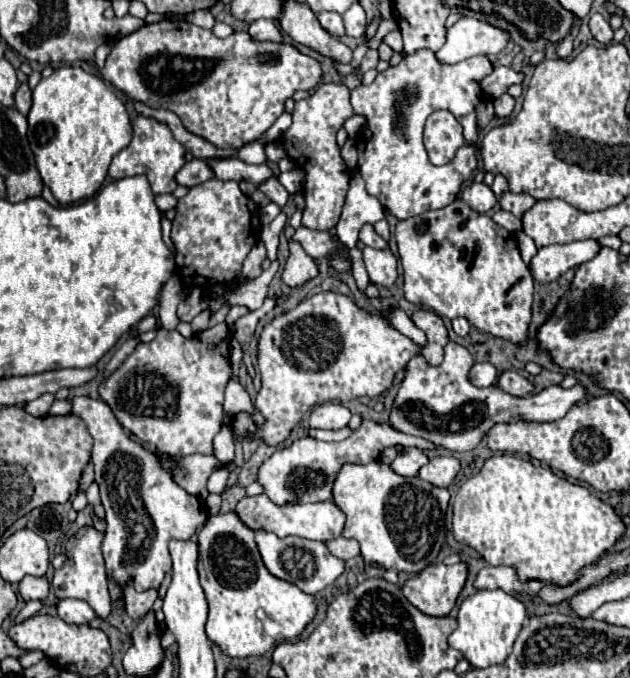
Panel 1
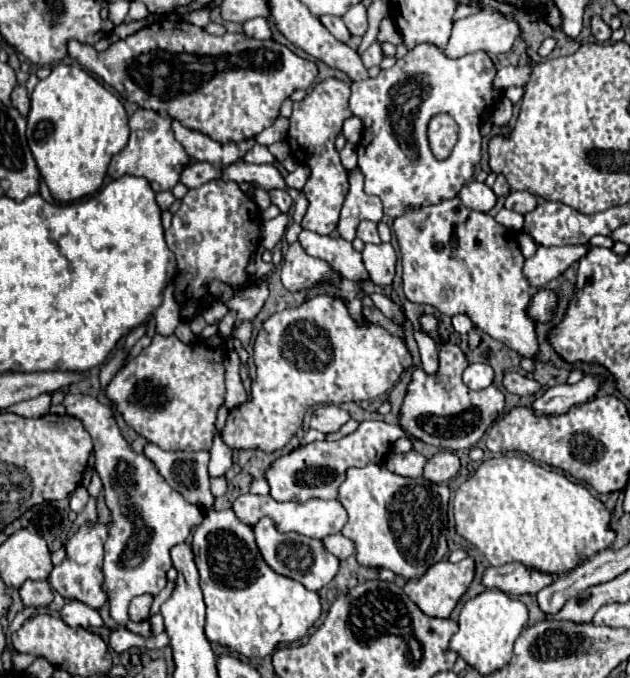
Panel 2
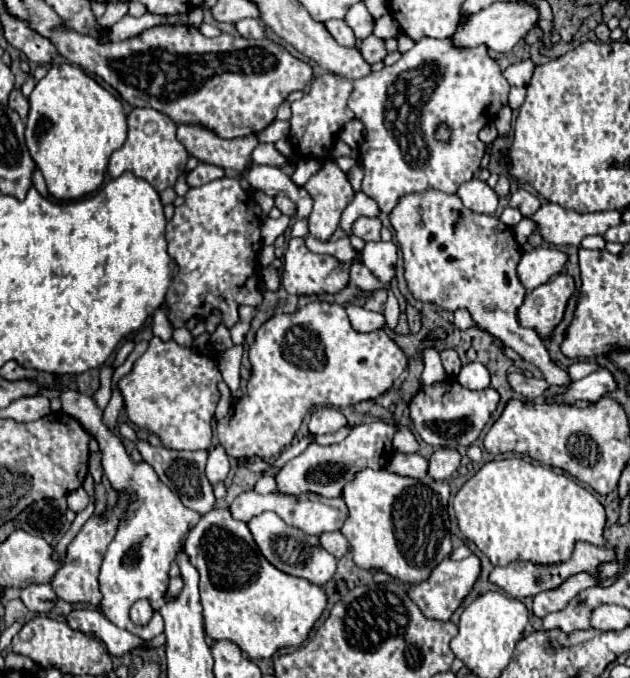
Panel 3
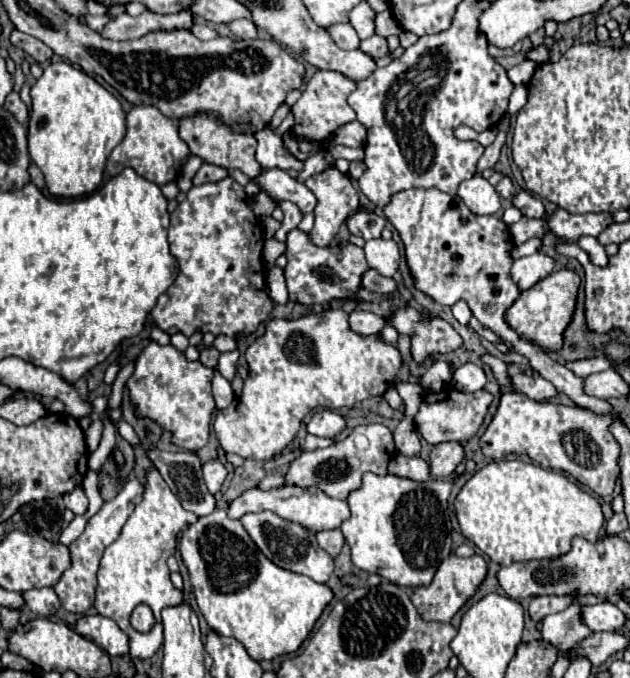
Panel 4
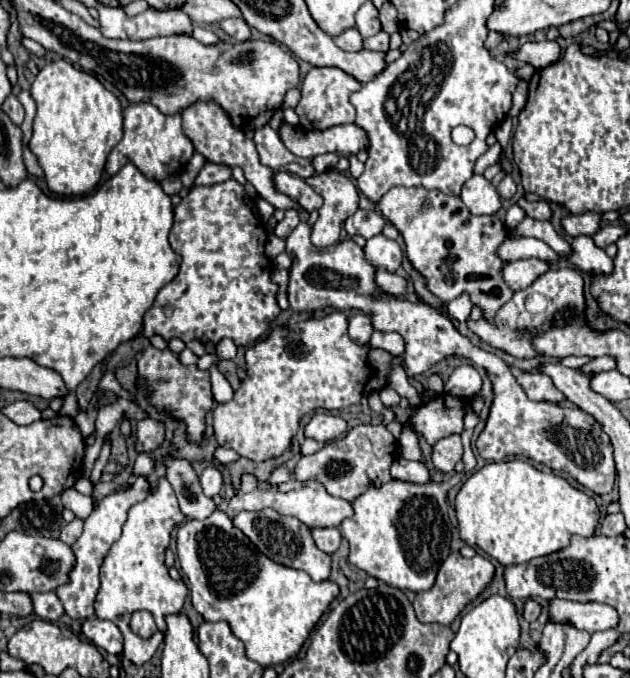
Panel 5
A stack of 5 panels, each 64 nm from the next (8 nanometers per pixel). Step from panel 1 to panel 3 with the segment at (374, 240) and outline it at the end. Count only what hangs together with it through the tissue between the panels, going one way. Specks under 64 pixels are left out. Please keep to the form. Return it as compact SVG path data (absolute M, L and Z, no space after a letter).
M360 216L354 224L352 224L352 234L356 234L358 238L370 242L370 240L380 240L380 228L382 228L382 222L380 218L366 218L366 216Z

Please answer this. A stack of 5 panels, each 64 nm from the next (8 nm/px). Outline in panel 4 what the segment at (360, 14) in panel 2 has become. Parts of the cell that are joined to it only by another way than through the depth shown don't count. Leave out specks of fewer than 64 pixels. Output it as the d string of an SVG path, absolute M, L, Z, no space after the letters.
M360 2L350 12L350 24L354 26L354 30L362 40L374 34L374 18L376 18L376 12L368 6L368 2Z

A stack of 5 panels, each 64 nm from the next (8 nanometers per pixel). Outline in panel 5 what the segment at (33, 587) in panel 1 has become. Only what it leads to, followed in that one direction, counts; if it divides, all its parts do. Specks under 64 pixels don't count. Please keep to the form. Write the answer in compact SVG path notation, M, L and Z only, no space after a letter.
M38 592L38 594L32 594L32 602L34 602L34 612L42 620L56 622L64 614L64 606L62 606L62 602L58 600L58 596L54 592L42 592L42 594Z

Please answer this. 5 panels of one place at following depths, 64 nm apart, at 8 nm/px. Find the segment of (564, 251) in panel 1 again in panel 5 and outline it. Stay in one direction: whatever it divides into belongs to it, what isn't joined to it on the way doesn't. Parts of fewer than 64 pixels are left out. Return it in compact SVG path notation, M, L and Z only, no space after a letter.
M528 258L528 260L516 260L516 262L508 262L502 268L502 276L504 282L516 292L516 290L524 290L528 288L540 274L544 274L550 266L544 260L538 258Z

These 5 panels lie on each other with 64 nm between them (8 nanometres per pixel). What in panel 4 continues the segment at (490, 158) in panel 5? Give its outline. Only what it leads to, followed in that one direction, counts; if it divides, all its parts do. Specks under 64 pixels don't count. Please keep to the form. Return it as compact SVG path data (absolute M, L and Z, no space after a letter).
M506 114L506 116L502 118L502 122L498 124L498 136L496 136L494 144L490 144L490 146L484 150L482 158L478 160L478 172L484 172L486 168L494 168L494 164L496 164L498 158L500 158L500 150L502 150L502 146L504 146L504 142L506 142L506 130L508 130L508 114Z

